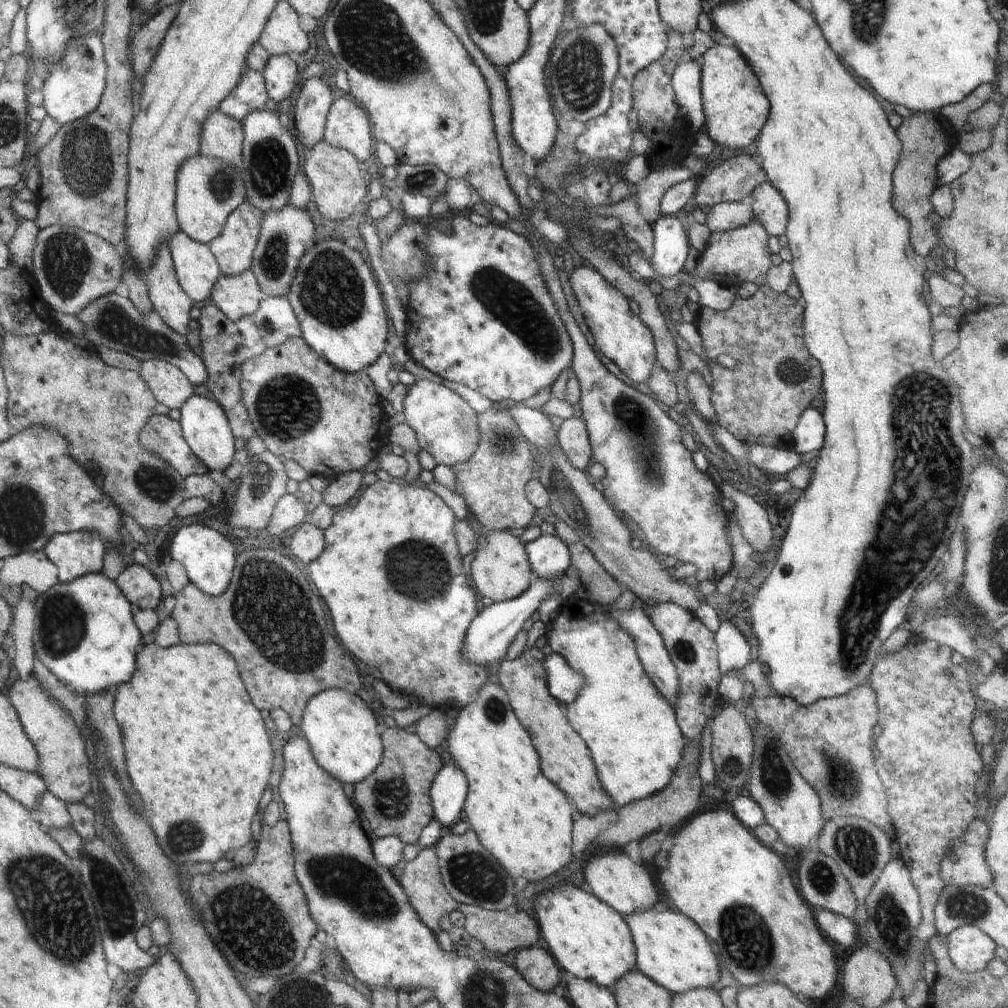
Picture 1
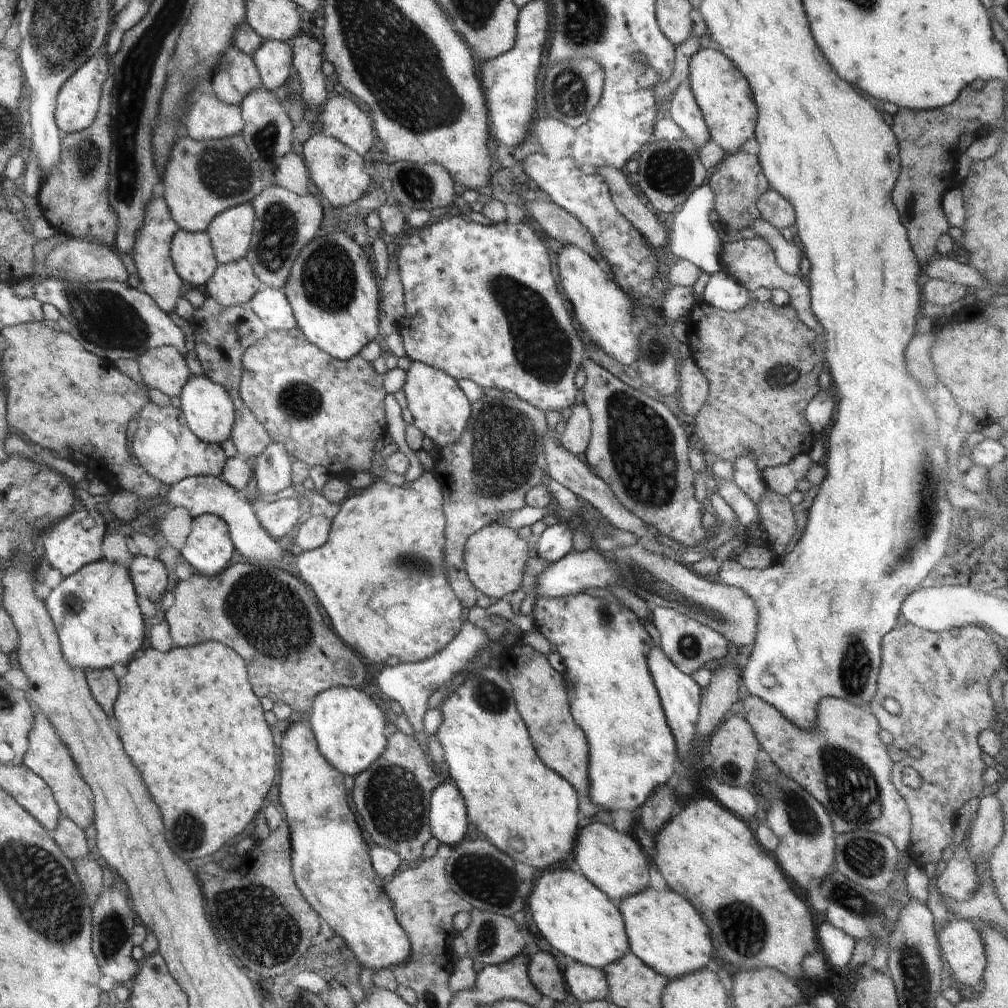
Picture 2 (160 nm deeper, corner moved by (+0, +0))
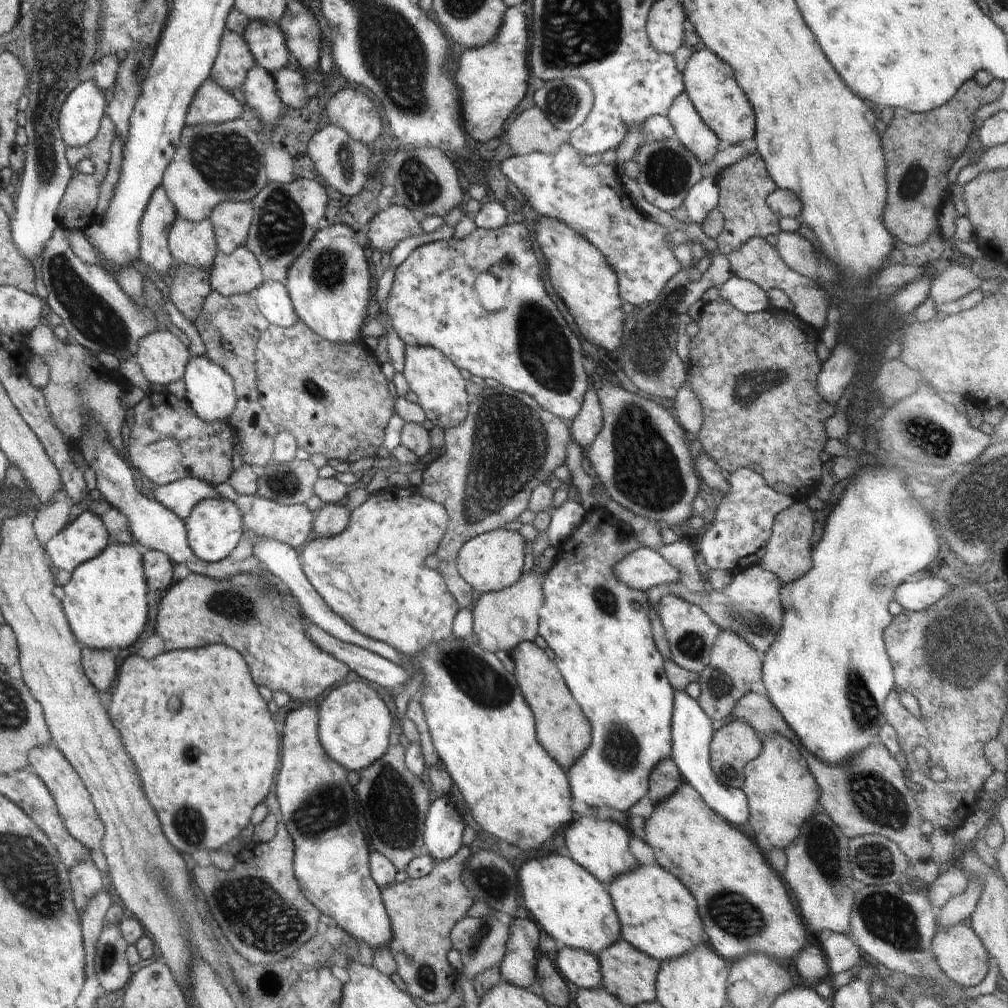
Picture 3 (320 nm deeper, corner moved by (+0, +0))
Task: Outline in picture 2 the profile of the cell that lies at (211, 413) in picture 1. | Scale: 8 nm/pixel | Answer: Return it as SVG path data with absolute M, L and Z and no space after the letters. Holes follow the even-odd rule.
M193 375L185 384L180 394L181 409L185 415L189 429L196 433L202 441L210 445L221 445L230 438L235 421L235 408L224 385L213 381L206 375Z

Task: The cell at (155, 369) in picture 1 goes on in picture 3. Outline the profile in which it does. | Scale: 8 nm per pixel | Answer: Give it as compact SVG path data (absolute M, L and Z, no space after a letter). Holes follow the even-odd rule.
M158 328L139 340L134 358L150 383L167 386L184 377L191 355L173 332Z

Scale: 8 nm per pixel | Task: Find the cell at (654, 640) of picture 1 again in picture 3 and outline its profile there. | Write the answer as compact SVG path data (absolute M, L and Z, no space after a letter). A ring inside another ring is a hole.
M674 690L674 712L671 722L673 749L671 757L681 772L681 778L684 778L686 783L690 783L690 786L699 792L709 808L728 824L742 826L744 822L748 822L750 816L744 791L723 785L711 767L709 744L713 739L712 722L700 708L696 699L691 698L686 691Z

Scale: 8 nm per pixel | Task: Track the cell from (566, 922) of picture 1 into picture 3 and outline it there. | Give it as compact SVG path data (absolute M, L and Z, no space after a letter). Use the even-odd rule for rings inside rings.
M546 853L522 863L517 873L523 905L538 927L542 927L554 940L561 940L566 947L584 949L593 955L601 953L620 938L620 923L606 885L592 876L574 859L557 853Z

